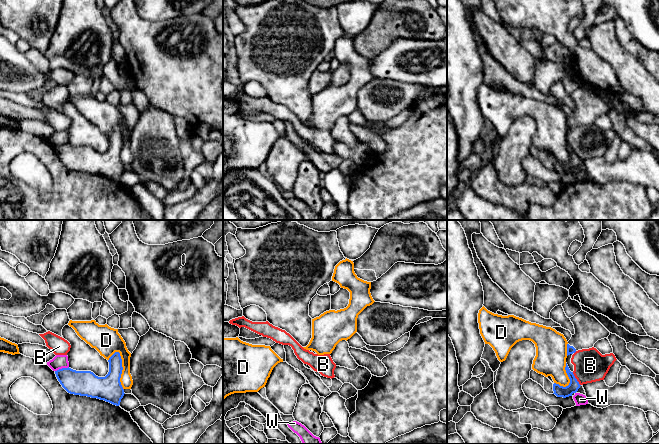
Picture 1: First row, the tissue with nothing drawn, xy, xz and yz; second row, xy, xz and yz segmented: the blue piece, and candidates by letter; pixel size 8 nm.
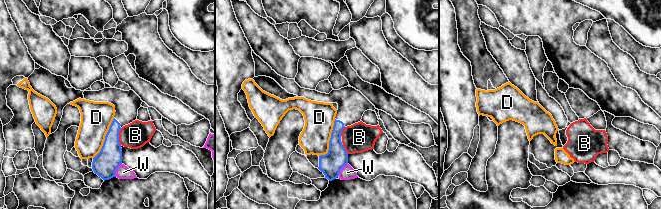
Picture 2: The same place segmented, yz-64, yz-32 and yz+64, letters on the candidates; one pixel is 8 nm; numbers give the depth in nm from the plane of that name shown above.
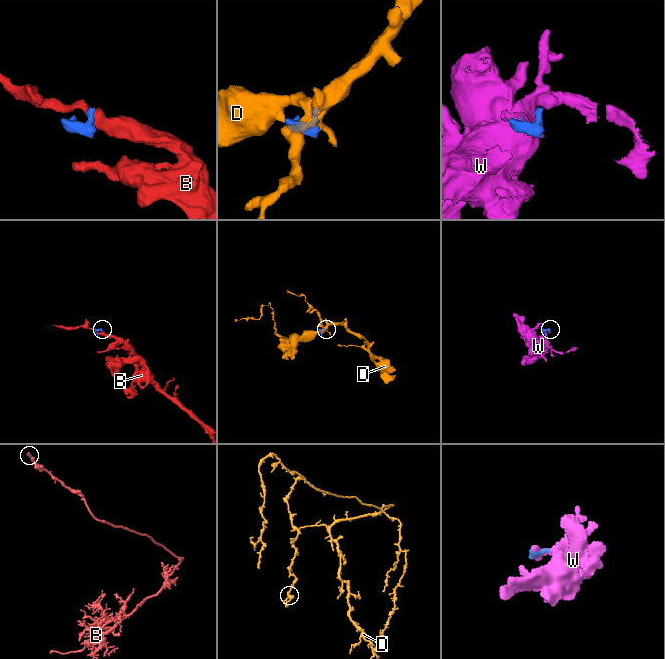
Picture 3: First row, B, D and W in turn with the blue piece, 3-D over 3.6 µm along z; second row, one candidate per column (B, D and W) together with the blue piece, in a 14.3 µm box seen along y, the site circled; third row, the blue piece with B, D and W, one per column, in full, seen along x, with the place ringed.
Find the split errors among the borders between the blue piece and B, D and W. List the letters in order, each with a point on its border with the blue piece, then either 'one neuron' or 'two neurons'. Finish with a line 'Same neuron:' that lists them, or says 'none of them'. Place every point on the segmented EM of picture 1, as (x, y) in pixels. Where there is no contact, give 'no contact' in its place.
B: meets blue in yz at (576, 379); two neurons
D: meets blue in xy at (122, 369); two neurons
W: meets blue in xy at (62, 368); two neurons
Same neuron: none of them

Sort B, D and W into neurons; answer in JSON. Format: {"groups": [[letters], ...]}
{"groups": [["B"], ["D"], ["W"]]}

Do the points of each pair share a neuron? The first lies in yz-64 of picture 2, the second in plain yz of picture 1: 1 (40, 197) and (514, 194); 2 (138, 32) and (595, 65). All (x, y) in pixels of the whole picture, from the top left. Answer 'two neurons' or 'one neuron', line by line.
1: one neuron
2: two neurons

